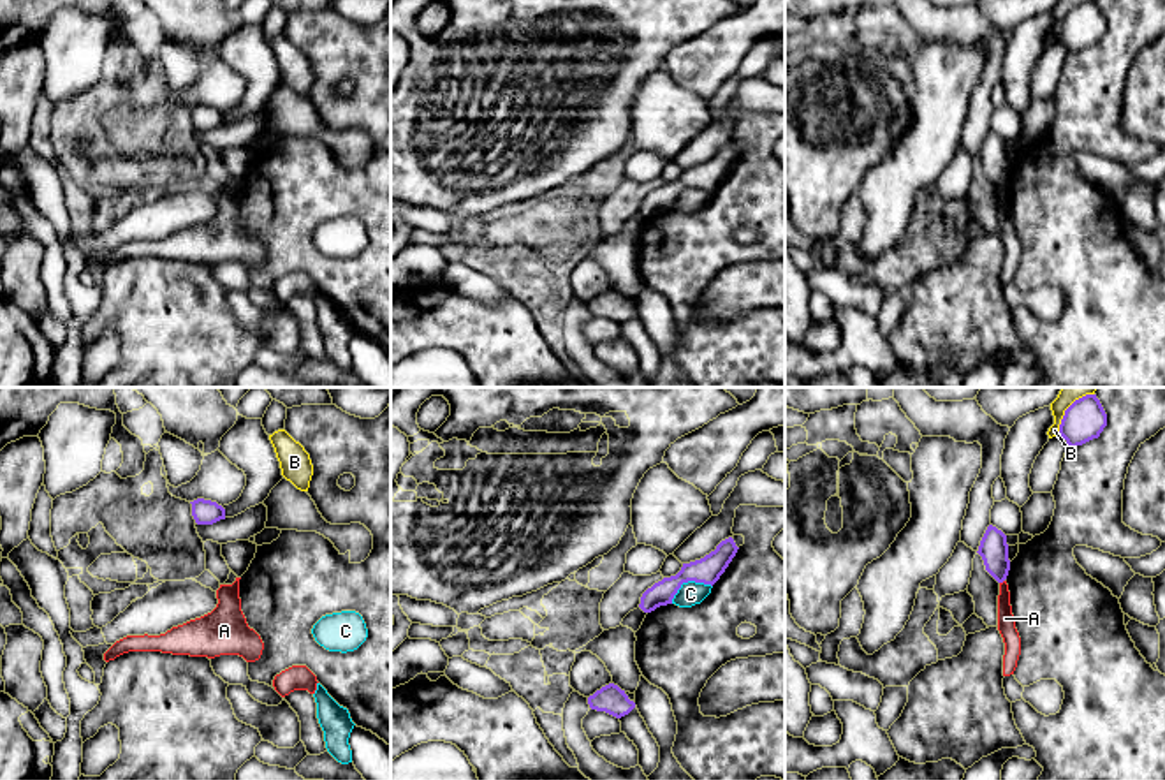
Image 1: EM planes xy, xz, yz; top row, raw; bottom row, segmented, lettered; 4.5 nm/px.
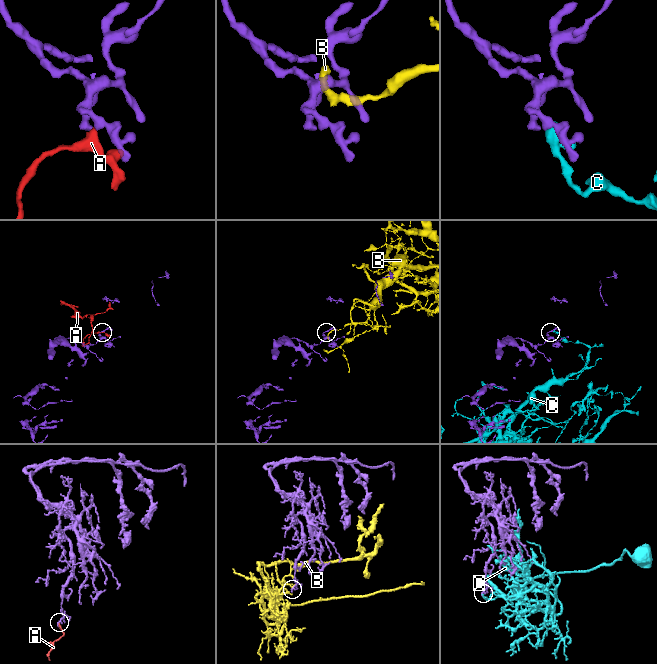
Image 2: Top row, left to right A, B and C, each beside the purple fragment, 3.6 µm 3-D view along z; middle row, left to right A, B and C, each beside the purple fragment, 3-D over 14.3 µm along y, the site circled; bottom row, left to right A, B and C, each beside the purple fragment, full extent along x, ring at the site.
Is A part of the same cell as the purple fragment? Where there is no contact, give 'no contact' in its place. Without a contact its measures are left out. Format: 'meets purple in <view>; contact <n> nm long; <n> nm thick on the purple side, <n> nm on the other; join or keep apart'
meets purple in yz; contact 30 nm long; 130 nm thick on the purple side, 80 nm on the other; keep apart

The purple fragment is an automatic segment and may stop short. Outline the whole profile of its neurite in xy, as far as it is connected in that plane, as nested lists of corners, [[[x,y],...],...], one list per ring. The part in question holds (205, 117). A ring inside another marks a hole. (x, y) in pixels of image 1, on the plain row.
[[[197,104],[192,109],[192,121],[197,130],[213,130],[225,125],[225,114],[216,107]]]

